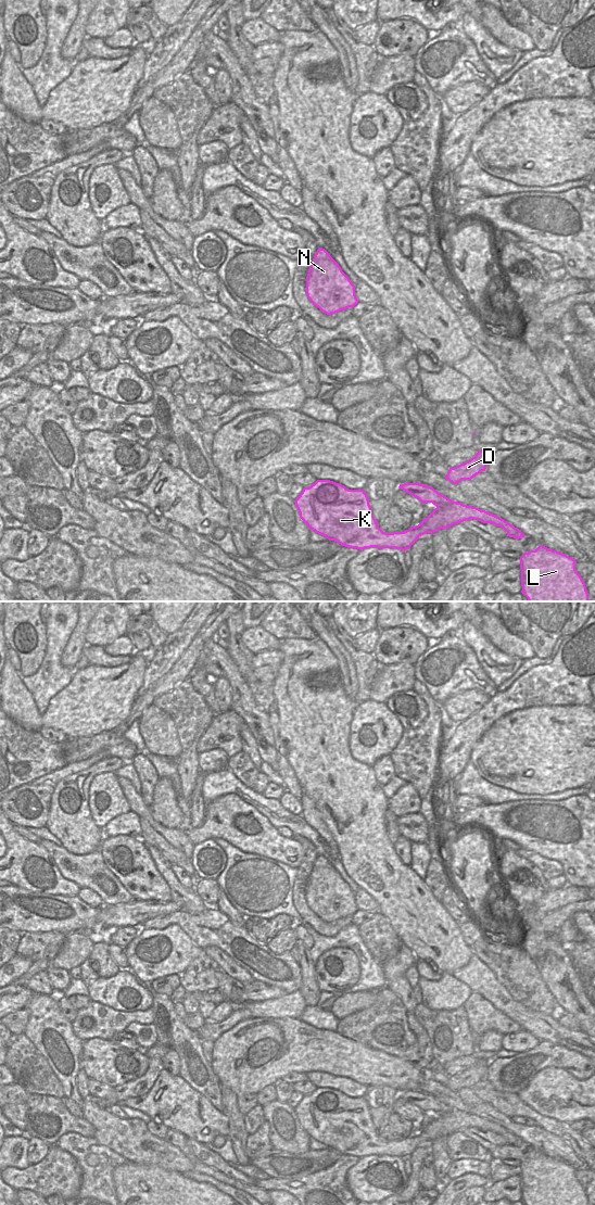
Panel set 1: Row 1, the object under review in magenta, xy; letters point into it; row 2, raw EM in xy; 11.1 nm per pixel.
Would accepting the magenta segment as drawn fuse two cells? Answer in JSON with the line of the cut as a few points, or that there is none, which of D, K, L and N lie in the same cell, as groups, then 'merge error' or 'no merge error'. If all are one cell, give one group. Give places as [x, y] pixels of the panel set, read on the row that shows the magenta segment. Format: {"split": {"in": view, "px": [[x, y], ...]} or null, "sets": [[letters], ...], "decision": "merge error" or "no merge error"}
{"split": null, "sets": [["D", "K", "L", "N"]], "decision": "no merge error"}

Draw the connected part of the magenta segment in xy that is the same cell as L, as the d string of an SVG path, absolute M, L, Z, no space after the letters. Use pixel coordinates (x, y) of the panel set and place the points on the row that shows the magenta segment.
M540 545L520 557L521 593L529 601L588 601L588 593L575 570L577 561L557 550Z

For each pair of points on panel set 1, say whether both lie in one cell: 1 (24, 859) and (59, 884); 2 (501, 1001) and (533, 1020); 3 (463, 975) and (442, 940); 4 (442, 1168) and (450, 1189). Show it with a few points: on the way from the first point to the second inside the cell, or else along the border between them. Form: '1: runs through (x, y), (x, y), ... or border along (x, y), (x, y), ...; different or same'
1: runs through (33, 867), (51, 886); same
2: runs through (508, 1006), (526, 1017); same
3: border along (472, 952), (469, 961), (451, 974); different
4: border along (451, 1180), (439, 1190); different

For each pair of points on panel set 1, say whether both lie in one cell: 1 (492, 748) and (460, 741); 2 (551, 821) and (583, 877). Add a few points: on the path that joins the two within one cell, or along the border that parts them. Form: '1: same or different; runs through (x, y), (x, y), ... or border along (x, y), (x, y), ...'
1: different; border along (491, 726), (475, 745), (469, 760)
2: same; runs through (565, 835), (583, 853), (583, 863)

